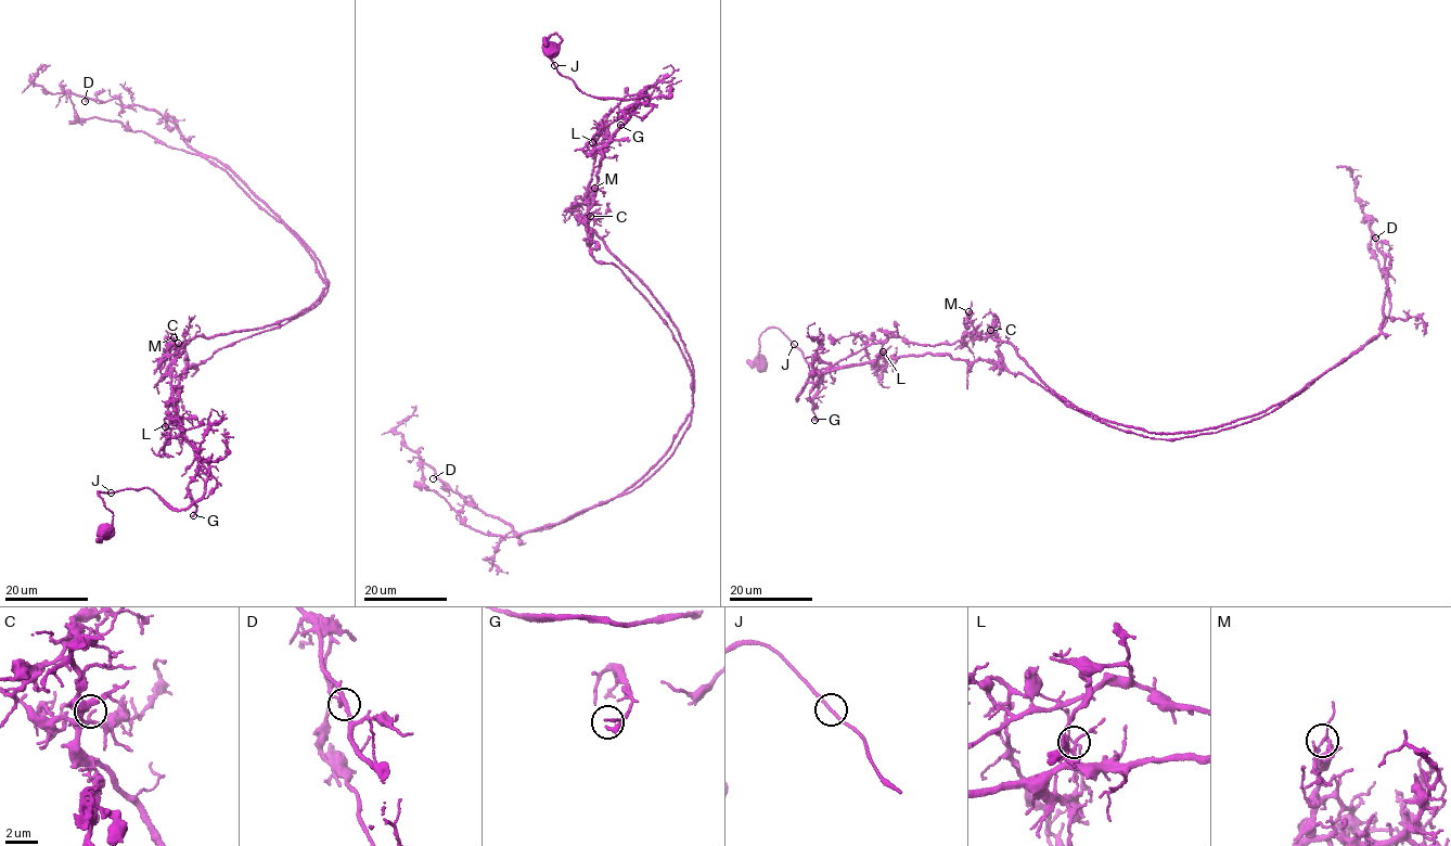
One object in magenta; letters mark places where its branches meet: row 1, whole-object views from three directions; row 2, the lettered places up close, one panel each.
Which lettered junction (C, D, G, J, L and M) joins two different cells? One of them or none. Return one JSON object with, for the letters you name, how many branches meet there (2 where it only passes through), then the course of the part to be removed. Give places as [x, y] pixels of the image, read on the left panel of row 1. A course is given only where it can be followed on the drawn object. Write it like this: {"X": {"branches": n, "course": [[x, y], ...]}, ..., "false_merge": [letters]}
{"L": {"branches": 2, "course": [[165, 426], [178, 348], [293, 317], [328, 283], [280, 218], [171, 122], [53, 93], [34, 81], [41, 72]]}, "false_merge": ["L"]}

